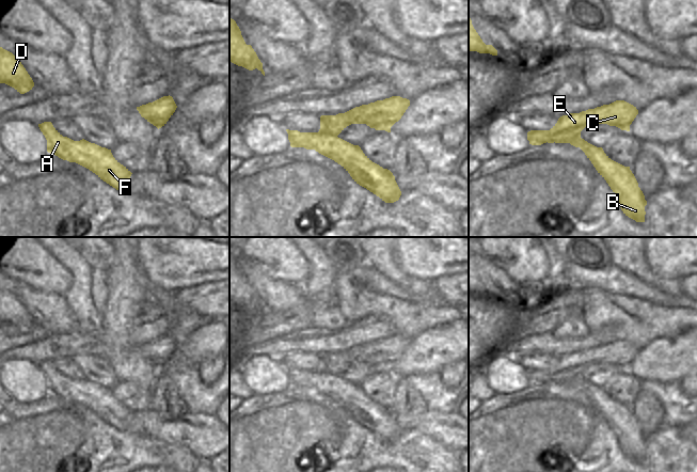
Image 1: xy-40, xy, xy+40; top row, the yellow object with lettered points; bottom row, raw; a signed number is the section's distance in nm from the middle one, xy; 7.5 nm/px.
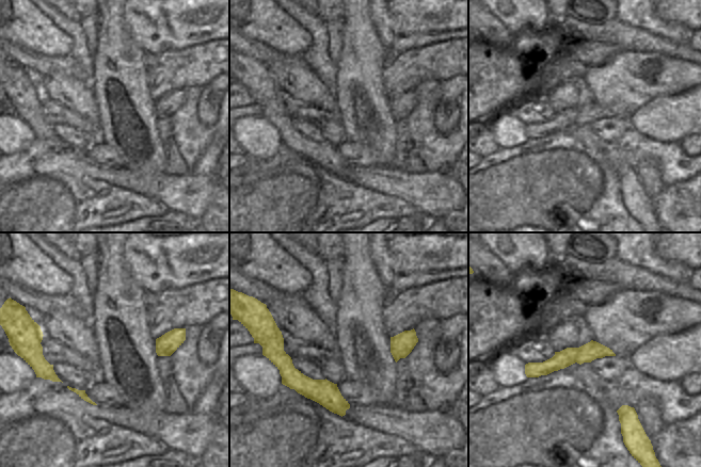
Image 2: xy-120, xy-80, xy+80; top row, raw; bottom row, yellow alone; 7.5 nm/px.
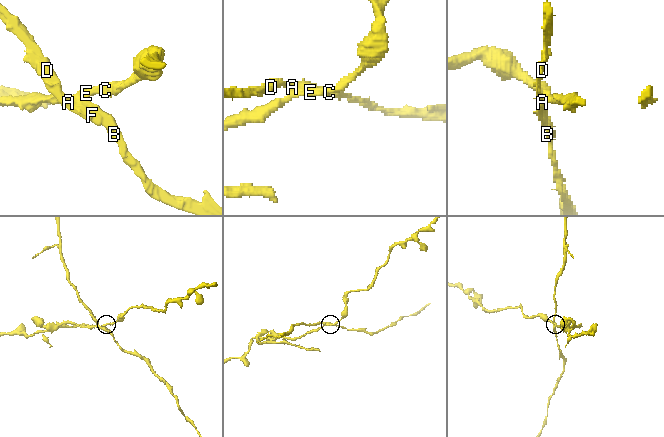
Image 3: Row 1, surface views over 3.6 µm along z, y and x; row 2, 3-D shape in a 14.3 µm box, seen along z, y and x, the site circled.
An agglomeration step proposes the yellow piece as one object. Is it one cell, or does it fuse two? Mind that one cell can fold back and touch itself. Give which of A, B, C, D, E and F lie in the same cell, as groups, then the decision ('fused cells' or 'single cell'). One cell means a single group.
groups A B D F / C E; fused cells

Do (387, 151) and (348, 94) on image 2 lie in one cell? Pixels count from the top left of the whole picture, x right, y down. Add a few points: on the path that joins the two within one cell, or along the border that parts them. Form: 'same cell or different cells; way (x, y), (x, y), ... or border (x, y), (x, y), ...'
same cell; way (371, 135), (367, 131), (356, 129), (352, 110)

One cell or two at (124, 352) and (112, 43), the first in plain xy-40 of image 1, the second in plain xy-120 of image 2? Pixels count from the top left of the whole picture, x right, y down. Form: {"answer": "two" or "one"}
{"answer": "one"}

